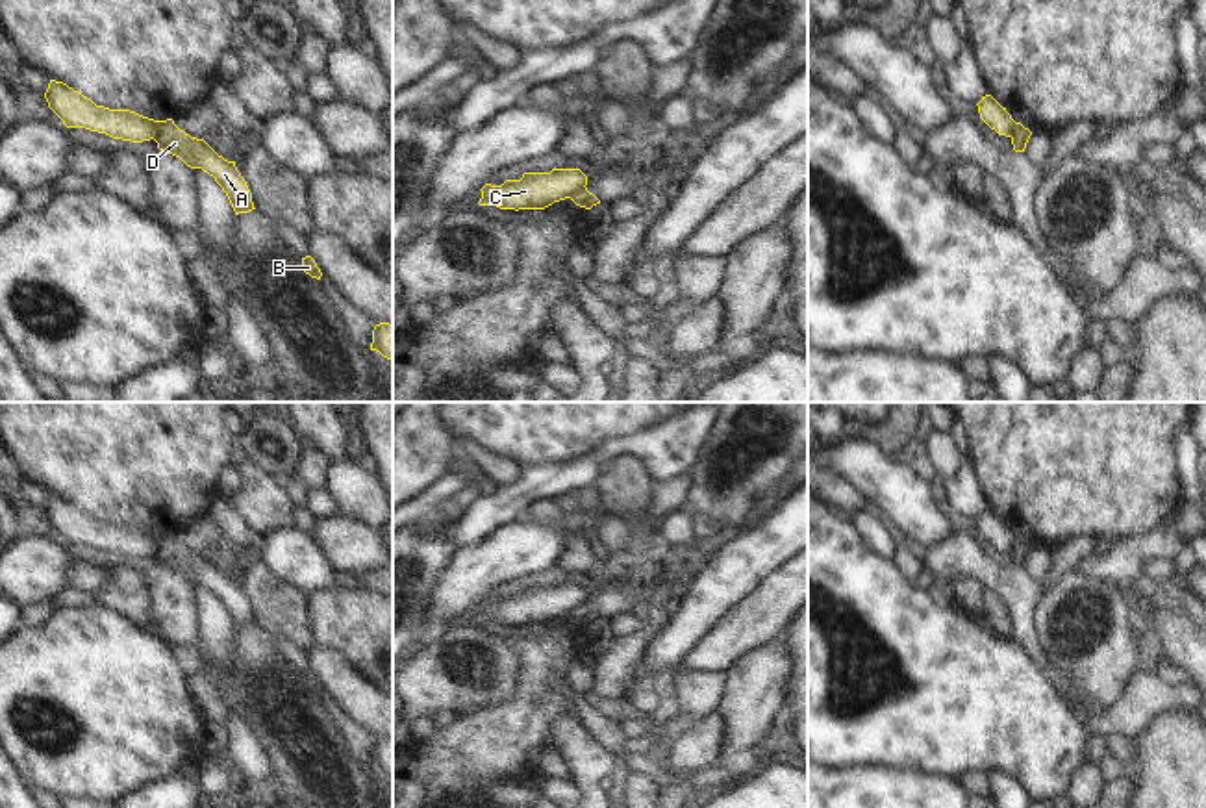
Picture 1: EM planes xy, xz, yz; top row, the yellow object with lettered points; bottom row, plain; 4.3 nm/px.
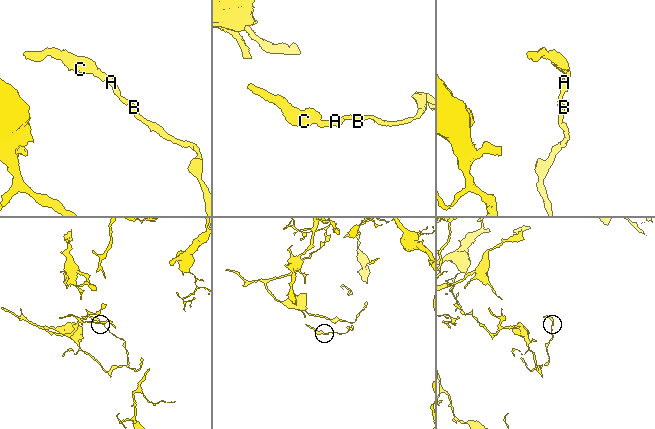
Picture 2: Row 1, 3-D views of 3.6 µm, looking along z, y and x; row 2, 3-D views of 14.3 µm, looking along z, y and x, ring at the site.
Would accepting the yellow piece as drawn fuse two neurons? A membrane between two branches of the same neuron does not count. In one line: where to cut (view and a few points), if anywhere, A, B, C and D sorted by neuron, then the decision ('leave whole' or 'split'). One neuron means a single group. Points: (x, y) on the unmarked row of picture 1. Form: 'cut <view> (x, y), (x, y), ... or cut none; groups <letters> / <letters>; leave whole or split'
cut xy (162, 536), (152, 553); groups A B D / C; split

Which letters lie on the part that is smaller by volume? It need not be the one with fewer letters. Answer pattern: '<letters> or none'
C

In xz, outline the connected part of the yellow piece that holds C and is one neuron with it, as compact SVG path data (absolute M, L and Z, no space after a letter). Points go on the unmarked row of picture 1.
M552 584L550 587L524 587L521 595L506 595L502 600L485 599L480 621L500 625L545 625L554 617L571 613L587 600L580 584Z

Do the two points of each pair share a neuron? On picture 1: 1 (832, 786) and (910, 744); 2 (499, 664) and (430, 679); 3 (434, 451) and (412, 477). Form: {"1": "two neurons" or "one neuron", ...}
{"1": "two neurons", "2": "one neuron", "3": "one neuron"}

